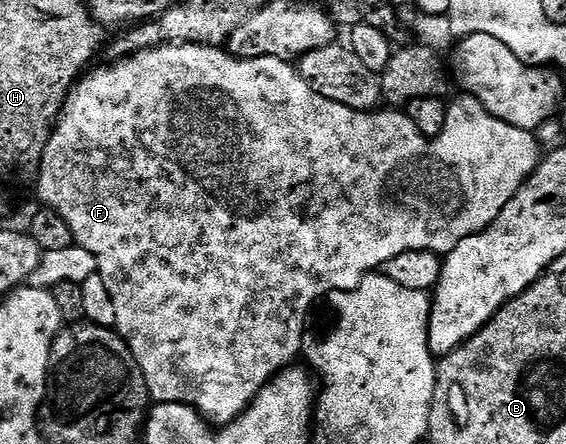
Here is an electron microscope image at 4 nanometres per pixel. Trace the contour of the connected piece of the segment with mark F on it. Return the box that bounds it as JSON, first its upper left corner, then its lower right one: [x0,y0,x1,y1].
[37,44,541,426]

